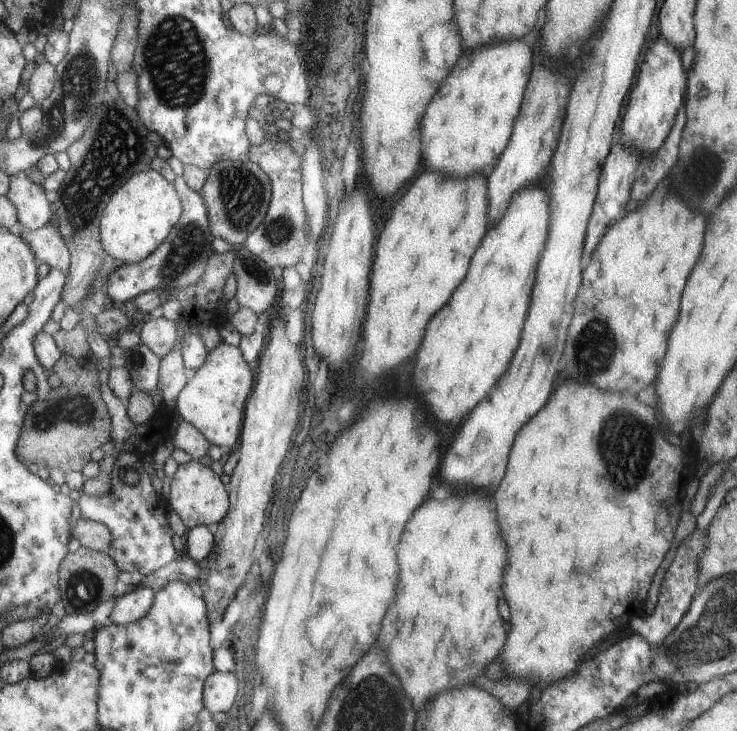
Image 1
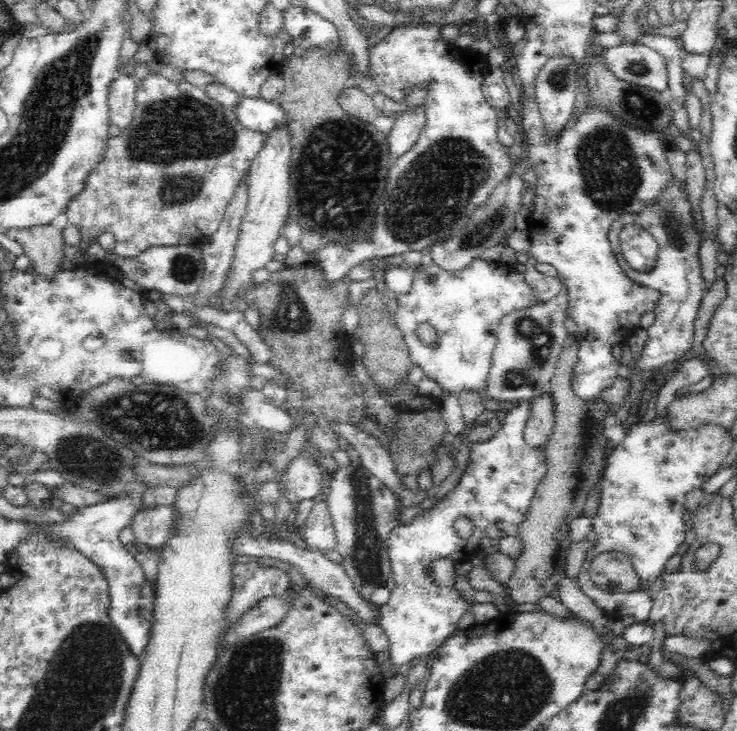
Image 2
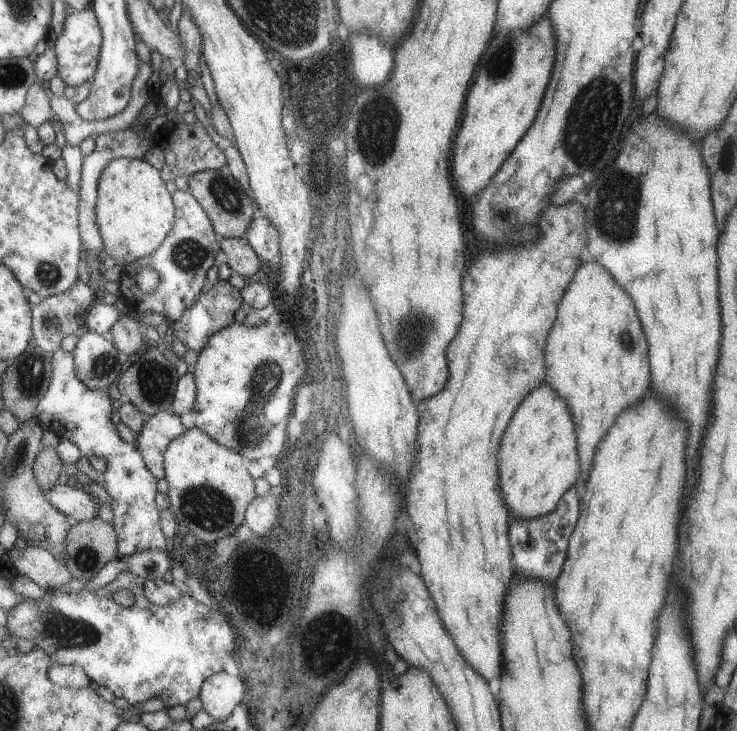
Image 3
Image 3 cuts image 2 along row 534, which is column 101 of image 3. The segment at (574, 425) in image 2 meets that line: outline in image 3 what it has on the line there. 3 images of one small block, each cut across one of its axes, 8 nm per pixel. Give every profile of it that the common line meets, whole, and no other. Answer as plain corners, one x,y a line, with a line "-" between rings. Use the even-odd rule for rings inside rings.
99,517
72,522
64,538
64,554
68,557
65,566
72,578
80,582
81,580
82,582
88,581
103,568
107,561
117,557
117,546
116,532
109,523
102,521

